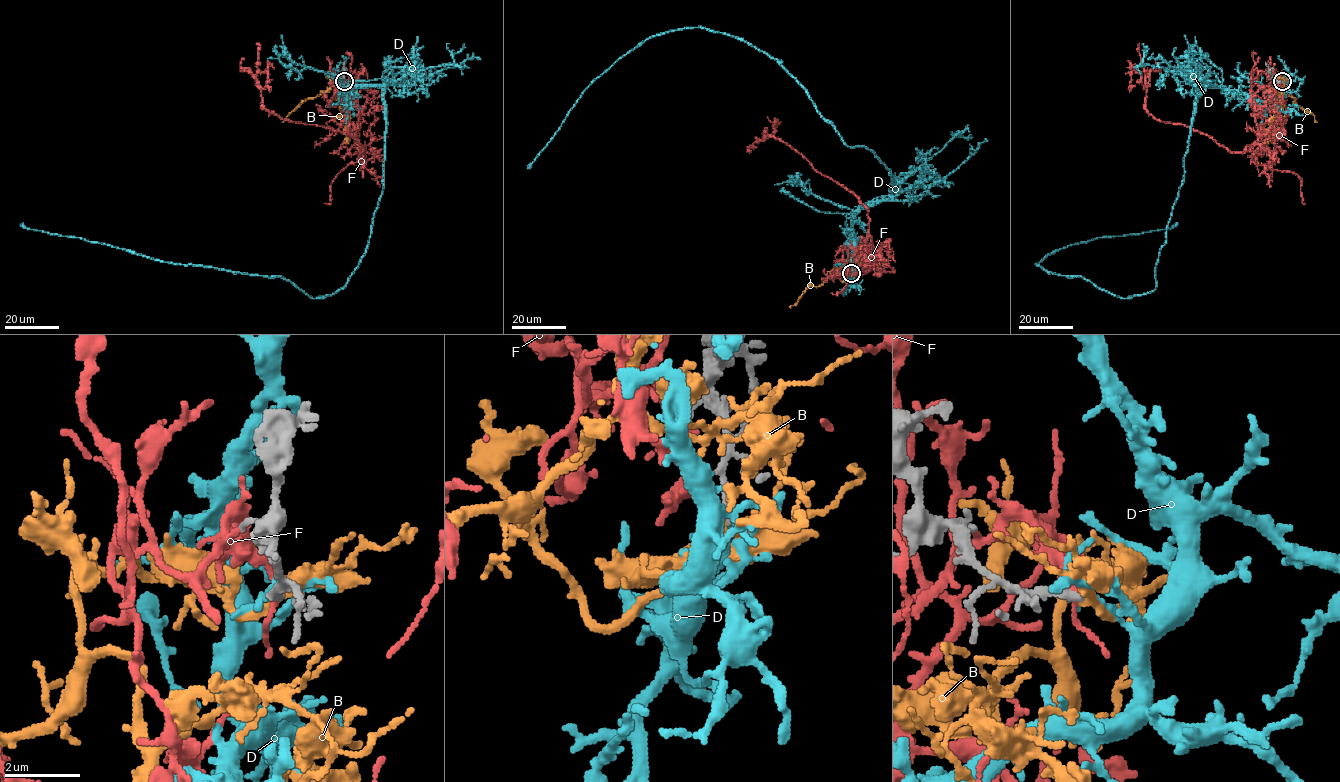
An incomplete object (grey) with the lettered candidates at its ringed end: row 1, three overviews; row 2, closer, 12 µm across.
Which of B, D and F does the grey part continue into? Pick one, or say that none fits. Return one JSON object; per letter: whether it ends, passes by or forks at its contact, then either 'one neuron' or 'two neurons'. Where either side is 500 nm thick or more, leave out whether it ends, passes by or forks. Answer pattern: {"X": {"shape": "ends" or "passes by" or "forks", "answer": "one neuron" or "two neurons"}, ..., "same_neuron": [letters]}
{"B": {"shape": "passes by", "answer": "one neuron"}, "D": {"shape": "passes by", "answer": "two neurons"}, "F": {"shape": "passes by", "answer": "two neurons"}, "same_neuron": ["B"]}

